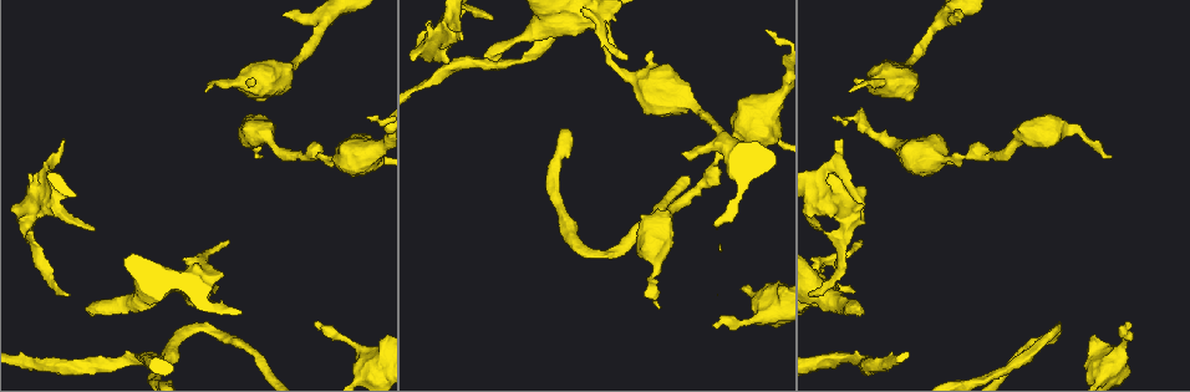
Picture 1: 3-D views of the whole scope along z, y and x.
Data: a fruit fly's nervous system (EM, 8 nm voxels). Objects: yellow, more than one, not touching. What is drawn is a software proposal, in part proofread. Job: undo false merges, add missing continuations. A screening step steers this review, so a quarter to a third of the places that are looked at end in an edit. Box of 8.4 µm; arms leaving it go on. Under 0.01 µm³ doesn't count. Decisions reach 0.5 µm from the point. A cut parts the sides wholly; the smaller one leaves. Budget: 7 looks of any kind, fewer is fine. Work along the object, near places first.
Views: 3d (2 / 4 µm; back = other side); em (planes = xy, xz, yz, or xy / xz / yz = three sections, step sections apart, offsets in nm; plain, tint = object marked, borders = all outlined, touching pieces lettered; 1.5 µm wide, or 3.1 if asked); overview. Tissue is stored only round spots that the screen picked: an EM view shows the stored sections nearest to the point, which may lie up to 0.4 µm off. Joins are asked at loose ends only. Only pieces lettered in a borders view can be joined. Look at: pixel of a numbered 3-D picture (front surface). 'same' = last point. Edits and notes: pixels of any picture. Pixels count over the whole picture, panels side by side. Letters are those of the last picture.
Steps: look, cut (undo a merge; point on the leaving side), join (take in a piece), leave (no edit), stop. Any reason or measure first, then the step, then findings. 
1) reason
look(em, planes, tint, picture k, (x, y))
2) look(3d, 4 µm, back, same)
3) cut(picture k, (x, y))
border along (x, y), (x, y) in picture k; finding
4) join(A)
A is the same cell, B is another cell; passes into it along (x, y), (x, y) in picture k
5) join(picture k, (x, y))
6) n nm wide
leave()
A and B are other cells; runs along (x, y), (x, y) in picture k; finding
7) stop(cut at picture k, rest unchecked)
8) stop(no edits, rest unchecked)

branch stops here
look(3d, 2 µm, picture 1, (858, 310))

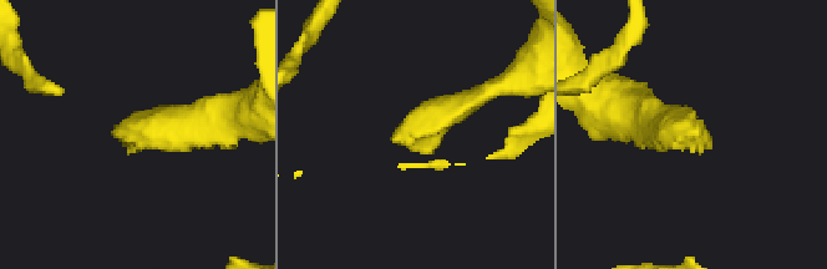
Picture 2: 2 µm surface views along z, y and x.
look(em, planes, borders, picture 2, (113, 134))

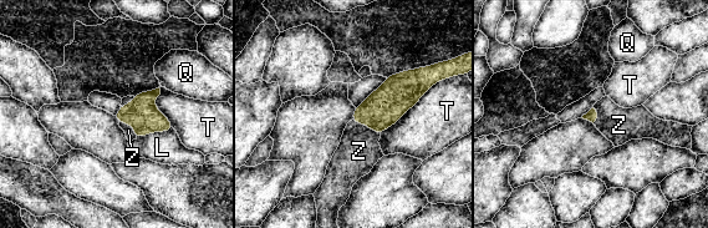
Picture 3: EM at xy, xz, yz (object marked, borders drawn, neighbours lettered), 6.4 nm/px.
join(Z)
Z is the same cell, L, Q and T are other cells; passes into it along (386, 105), (366, 125), (358, 151) in picture 3; the neuron continues

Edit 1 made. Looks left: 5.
redraw
look(overview)

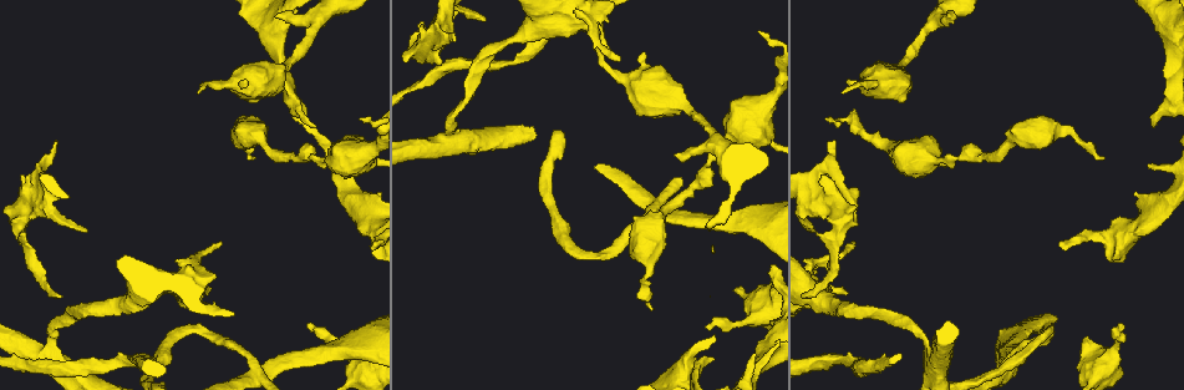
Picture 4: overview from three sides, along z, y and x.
sudden change in width
look(em, planes, borders, picture 4, (595, 25))

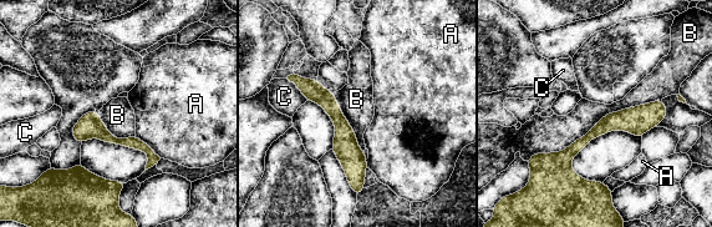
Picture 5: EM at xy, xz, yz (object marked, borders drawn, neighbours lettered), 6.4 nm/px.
70 nm wide
leave()
A, B and C are other cells; runs along (299, 84), (337, 116), (357, 191) in picture 5; continuous, no second neuron

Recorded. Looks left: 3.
thin end
look(3d, 2 µm, picture 4, (310, 323))

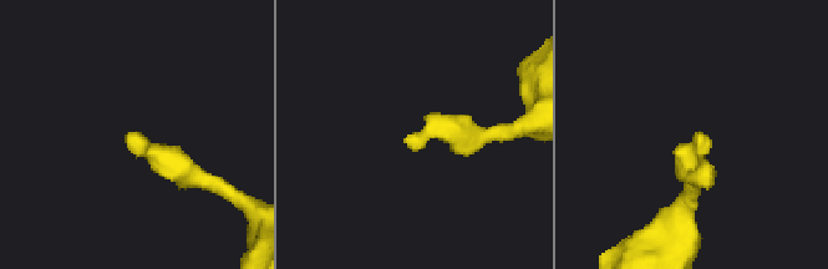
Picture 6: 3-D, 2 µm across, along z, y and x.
now the EM
look(em, planes, borders, picture 6, (407, 141))

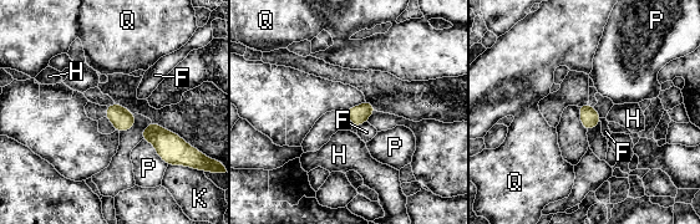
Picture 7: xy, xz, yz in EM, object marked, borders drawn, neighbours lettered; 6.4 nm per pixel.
leave()
F, H, K, P and Q are other cells; border along (366, 121), (356, 127) in picture 7; none of them fits

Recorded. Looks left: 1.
stop(join at picture 3, rest unchecked)

